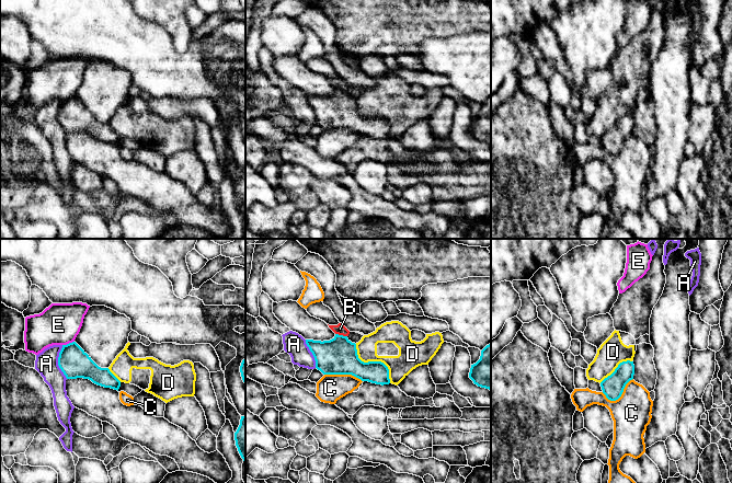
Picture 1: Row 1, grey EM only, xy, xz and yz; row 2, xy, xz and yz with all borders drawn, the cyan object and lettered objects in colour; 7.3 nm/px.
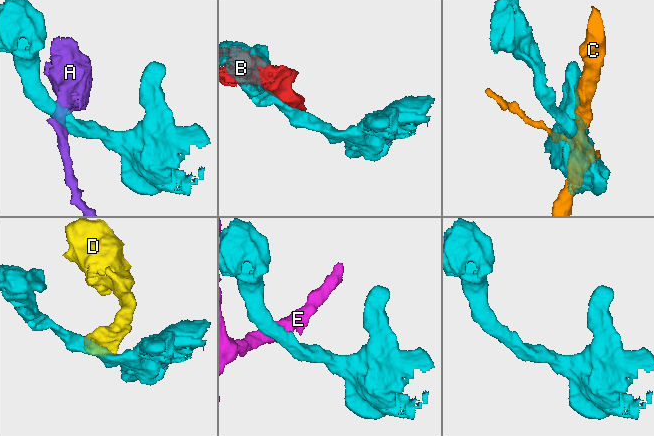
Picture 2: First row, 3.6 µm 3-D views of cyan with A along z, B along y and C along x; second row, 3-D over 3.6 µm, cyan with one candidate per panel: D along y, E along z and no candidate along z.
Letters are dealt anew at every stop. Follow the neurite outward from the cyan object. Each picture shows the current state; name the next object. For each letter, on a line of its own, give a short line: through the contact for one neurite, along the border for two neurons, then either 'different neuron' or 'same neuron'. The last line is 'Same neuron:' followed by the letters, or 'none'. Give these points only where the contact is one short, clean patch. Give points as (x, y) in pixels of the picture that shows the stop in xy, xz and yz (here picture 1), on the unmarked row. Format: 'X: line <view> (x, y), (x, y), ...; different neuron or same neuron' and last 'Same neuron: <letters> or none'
A: line xy (61, 100), (58, 122), (67, 133); different neuron
B: different neuron
C: different neuron
D: line xz (355, 99), (362, 115), (381, 116), (387, 122), (390, 137); different neuron
E: different neuron
Same neuron: none

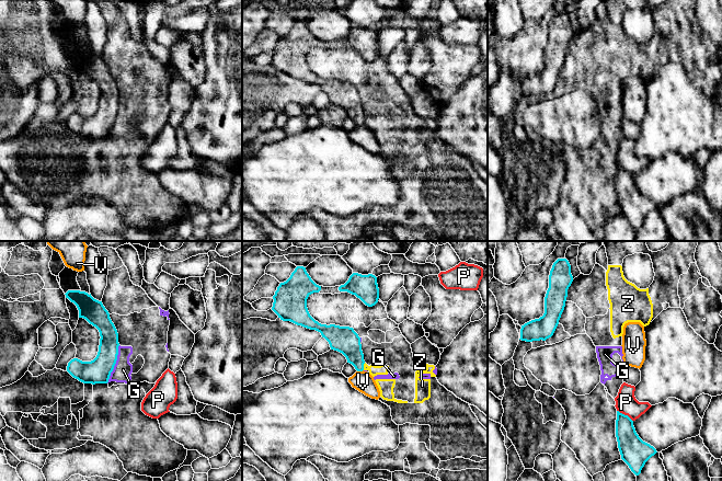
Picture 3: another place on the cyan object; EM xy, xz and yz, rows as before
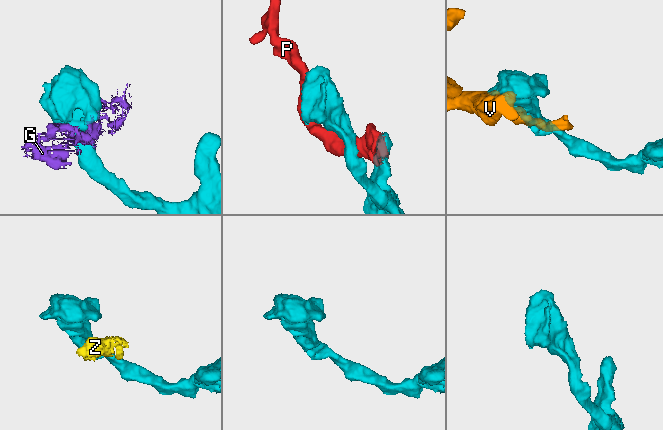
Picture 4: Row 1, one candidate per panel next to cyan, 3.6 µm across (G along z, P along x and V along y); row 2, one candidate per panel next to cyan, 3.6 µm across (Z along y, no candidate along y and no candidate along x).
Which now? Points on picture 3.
G: different neuron
P: line yz (617, 164), (632, 175); different neuron
V: line xz (363, 124), (357, 126); different neuron
Z: line xz (365, 117), (363, 124); different neuron
Same neuron: none

